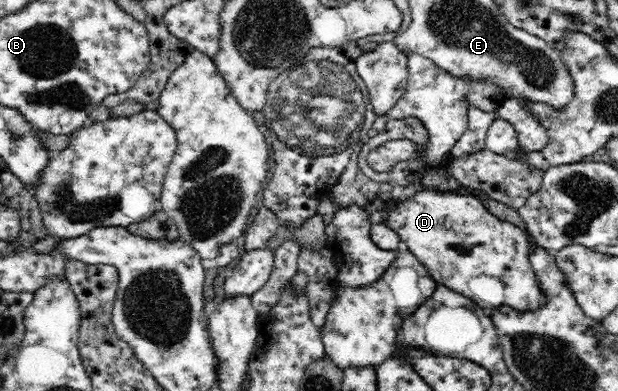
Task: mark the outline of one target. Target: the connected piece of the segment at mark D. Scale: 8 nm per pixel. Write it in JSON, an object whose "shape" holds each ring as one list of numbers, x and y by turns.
{"shape":[[421,185,421,190,418,190,413,198,391,208,383,222,400,236,403,247,408,248,419,259,437,284,445,285,452,291,474,300,485,310,507,305,527,312,528,309,537,309,544,304,543,290,529,263,529,252,532,251,533,245,527,241,525,230,489,213,473,194,459,196,451,192,435,192,425,190]]}

